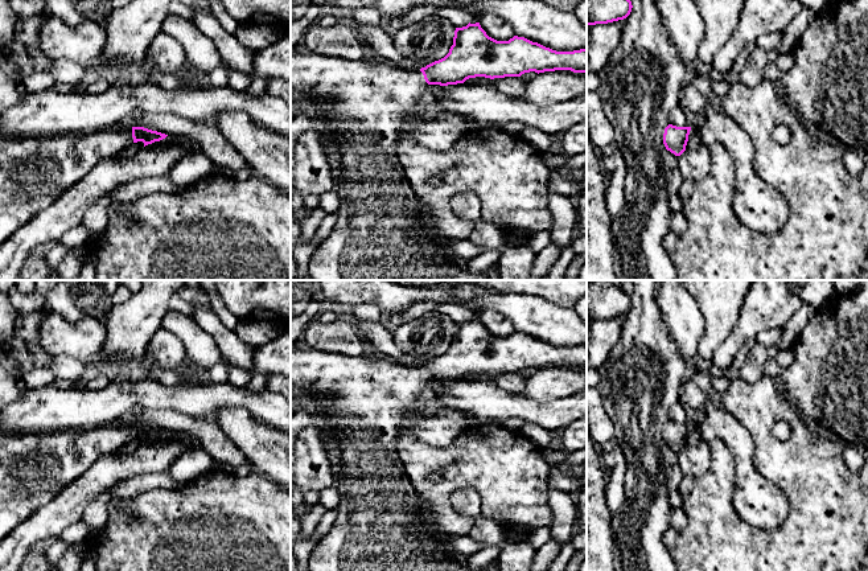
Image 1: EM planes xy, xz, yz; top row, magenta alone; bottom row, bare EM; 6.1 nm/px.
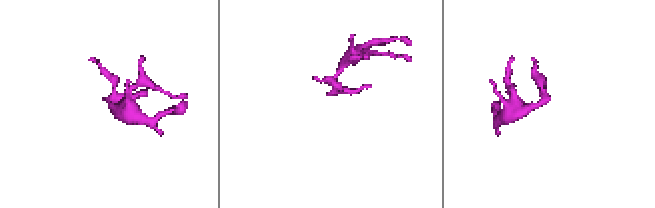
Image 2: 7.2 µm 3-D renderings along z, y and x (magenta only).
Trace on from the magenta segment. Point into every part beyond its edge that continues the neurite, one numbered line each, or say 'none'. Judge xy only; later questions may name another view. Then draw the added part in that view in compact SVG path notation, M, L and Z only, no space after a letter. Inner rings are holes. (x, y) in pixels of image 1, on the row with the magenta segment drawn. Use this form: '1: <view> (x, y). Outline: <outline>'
1: xy (35, 172). Outline: M131 127L59 136L0 137L0 246L96 164L133 143Z

